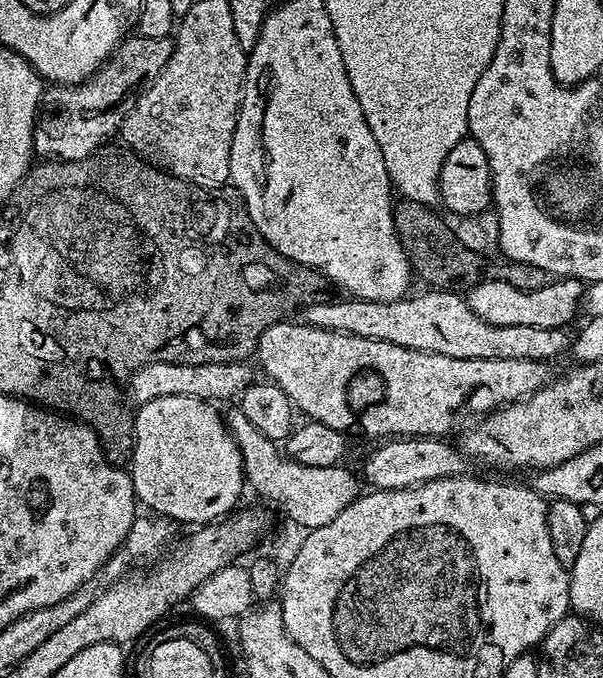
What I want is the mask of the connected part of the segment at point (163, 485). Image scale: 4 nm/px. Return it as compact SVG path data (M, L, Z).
M171 396L154 398L139 405L135 413L136 446L130 475L136 491L136 499L155 515L165 517L173 522L181 520L191 526L207 526L233 511L232 496L245 491L244 463L240 448L228 430L223 415L215 412L213 405L206 400L192 400L188 396Z

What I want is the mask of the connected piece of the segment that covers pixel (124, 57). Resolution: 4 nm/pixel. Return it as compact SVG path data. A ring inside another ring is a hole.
M129 34L116 45L111 56L89 80L83 80L81 84L49 87L41 99L36 128L32 132L35 155L48 162L85 160L105 147L111 141L108 139L119 133L122 113L130 101L149 88L158 74L162 74L166 62L170 62L170 54L174 54L172 36L146 38Z

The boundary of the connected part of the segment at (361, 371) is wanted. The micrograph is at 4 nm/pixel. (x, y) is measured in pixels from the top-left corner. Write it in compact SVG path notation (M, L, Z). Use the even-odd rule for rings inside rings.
M281 322L270 326L260 336L258 357L268 375L265 377L278 385L292 399L293 405L305 412L308 420L317 420L322 422L322 426L330 426L330 430L345 434L384 436L380 438L448 438L451 432L459 433L473 418L483 418L497 408L533 396L550 379L549 365L539 360L446 358L446 354L430 354L406 346L394 346L394 342L358 338L303 322L292 323Z

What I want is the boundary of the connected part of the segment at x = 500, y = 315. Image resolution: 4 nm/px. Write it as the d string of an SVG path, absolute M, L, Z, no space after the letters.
M484 278L474 285L467 293L466 299L470 310L478 314L486 322L494 326L550 326L564 328L581 311L585 293L585 285L581 281L571 278L556 278L552 284L544 284L533 292L523 292L504 280L490 280Z

